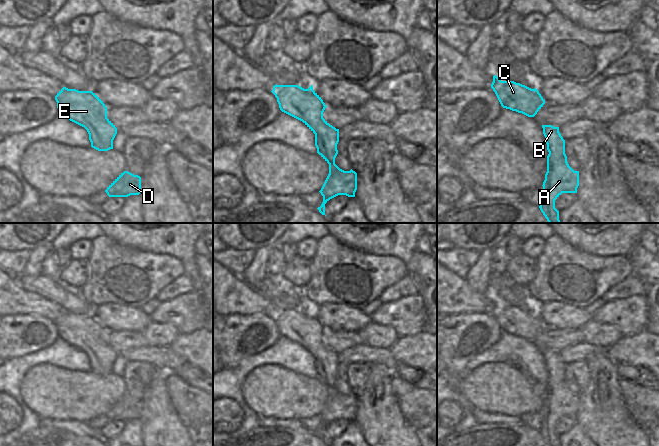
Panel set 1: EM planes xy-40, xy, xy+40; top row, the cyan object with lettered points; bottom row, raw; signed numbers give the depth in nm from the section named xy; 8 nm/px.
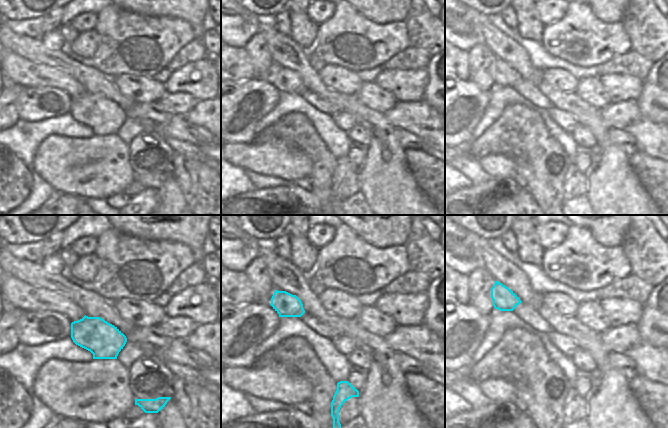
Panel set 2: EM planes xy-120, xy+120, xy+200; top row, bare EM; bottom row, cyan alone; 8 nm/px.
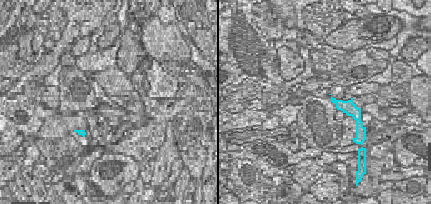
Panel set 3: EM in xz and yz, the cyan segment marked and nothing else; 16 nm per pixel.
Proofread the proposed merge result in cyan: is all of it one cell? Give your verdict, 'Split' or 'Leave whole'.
Leave whole

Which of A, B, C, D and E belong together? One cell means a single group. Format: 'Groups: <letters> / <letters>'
Groups: A B C D E

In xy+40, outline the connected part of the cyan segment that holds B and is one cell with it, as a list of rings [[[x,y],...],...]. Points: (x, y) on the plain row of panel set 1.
[[[542,349],[547,374],[547,396],[543,406],[543,422],[539,430],[548,446],[560,446],[555,424],[562,417],[577,417],[579,395],[574,395],[567,386],[565,364],[559,351]]]

